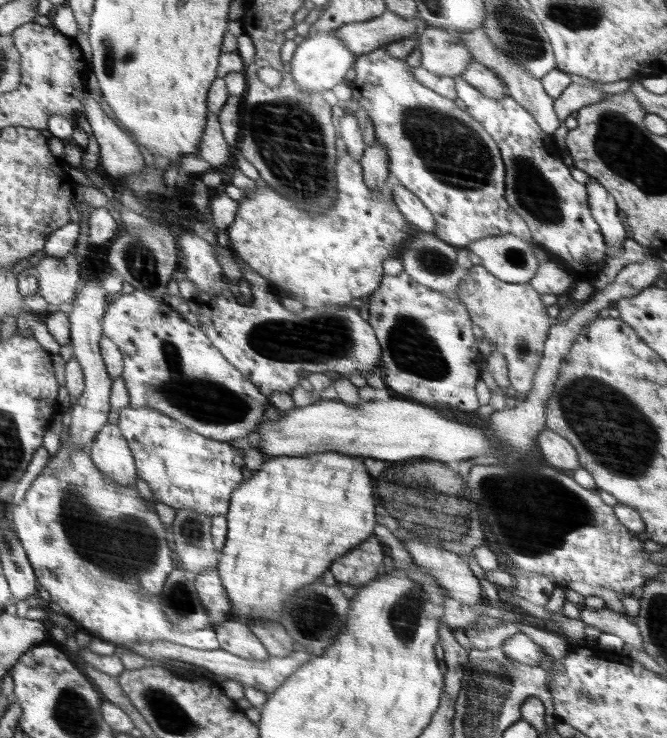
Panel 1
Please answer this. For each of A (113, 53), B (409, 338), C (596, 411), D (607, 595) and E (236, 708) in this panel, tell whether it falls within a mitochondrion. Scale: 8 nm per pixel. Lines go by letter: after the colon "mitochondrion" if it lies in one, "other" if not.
A: mitochondrion
B: mitochondrion
C: mitochondrion
D: other
E: other

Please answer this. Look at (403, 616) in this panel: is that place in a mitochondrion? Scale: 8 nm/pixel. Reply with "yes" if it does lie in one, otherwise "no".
yes

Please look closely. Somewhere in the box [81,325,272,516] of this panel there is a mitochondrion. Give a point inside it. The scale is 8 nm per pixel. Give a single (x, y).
(218, 404)

